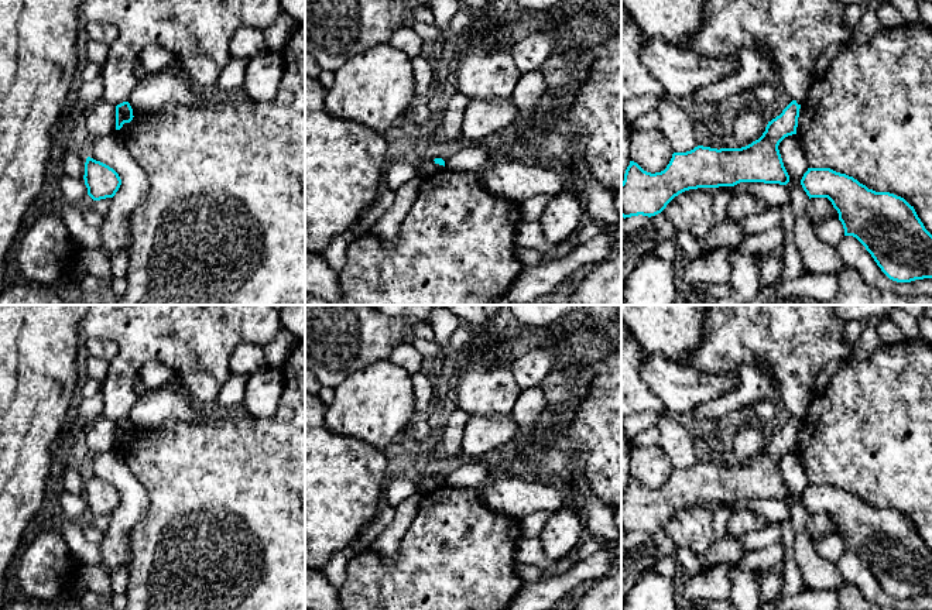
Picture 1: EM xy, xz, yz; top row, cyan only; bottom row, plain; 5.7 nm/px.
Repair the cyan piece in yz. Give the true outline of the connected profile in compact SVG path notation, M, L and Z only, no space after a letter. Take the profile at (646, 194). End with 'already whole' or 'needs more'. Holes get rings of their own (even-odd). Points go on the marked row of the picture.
M792 100L779 116L768 121L765 131L758 140L741 148L717 150L698 145L686 152L674 152L667 168L655 174L647 172L637 162L630 161L630 165L627 167L624 174L624 181L621 182L621 216L624 219L638 215L648 217L655 216L661 213L675 196L689 189L734 186L740 182L787 185L789 182L789 175L784 167L778 145L785 137L796 134L799 109L801 104L798 104L796 100Z; already whole

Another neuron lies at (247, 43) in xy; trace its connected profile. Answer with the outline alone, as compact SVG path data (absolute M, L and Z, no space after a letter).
M244 27L234 32L229 51L232 58L251 61L253 58L267 56L270 54L264 31Z

